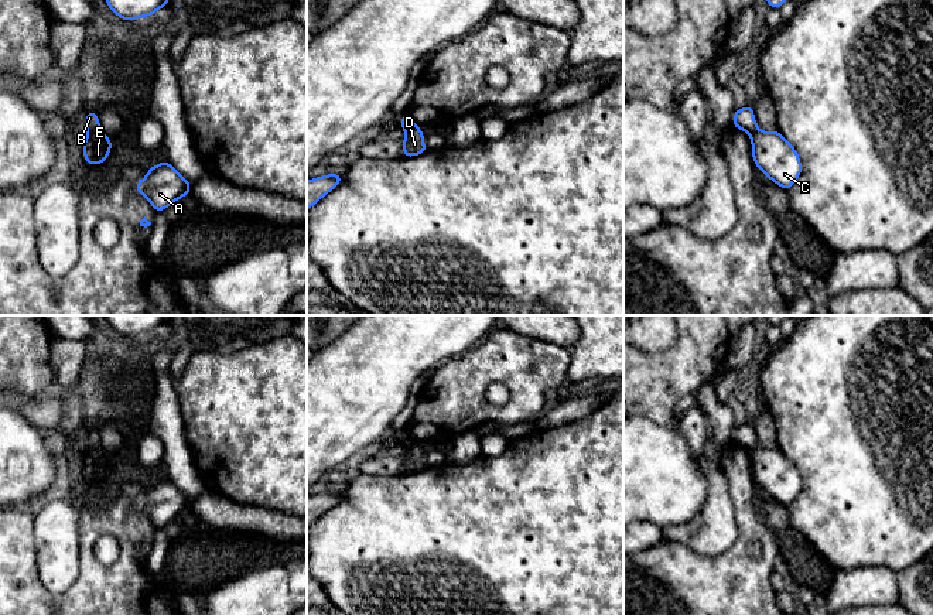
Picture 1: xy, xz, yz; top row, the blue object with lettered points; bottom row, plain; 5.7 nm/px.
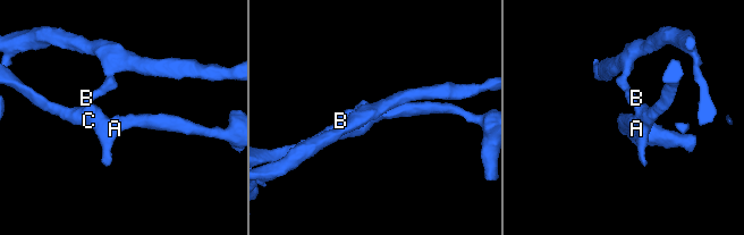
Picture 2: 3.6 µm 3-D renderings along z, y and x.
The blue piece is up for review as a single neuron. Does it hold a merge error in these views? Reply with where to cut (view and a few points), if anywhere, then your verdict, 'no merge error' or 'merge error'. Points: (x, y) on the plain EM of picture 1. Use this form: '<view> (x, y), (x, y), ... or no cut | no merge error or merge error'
xy (99, 446), (88, 453) | merge error

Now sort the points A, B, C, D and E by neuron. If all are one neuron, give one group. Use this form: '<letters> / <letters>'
A C D E / B

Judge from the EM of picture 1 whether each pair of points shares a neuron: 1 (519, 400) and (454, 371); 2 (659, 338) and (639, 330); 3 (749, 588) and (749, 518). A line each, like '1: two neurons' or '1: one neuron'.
1: one neuron
2: one neuron
3: one neuron

